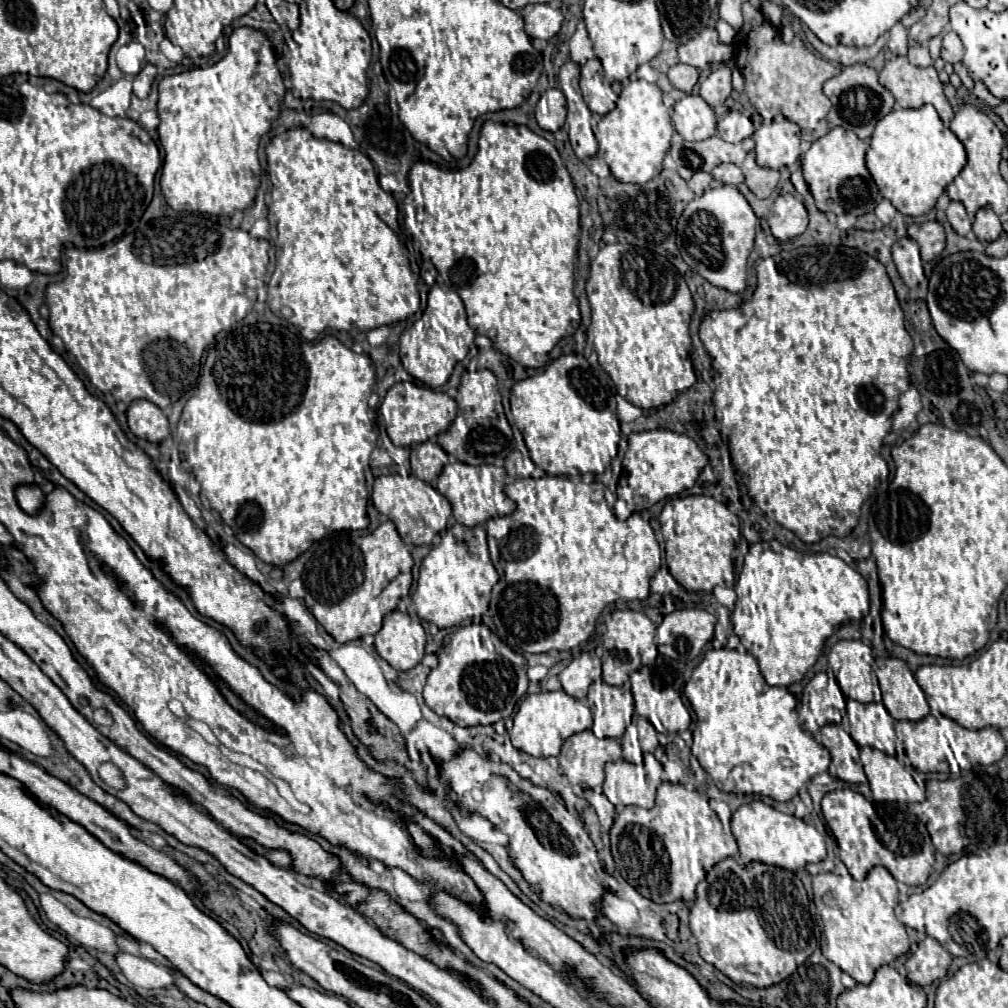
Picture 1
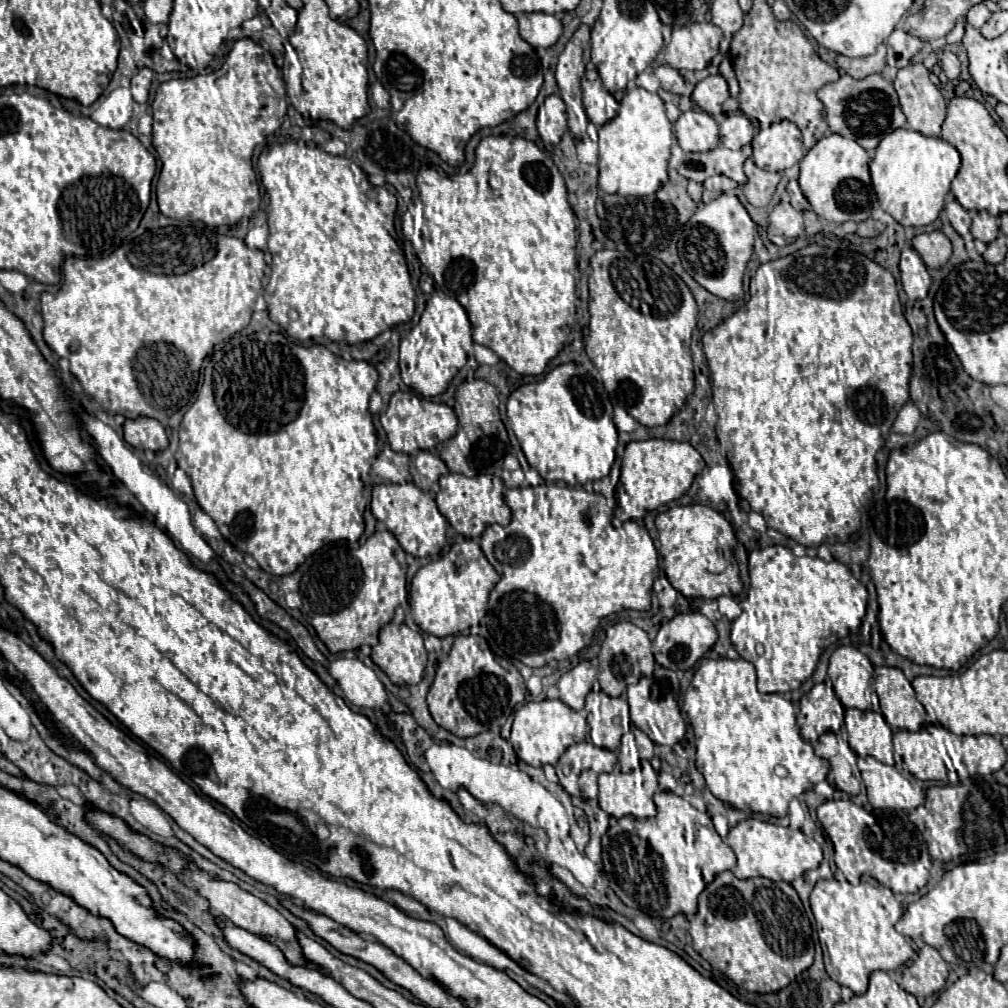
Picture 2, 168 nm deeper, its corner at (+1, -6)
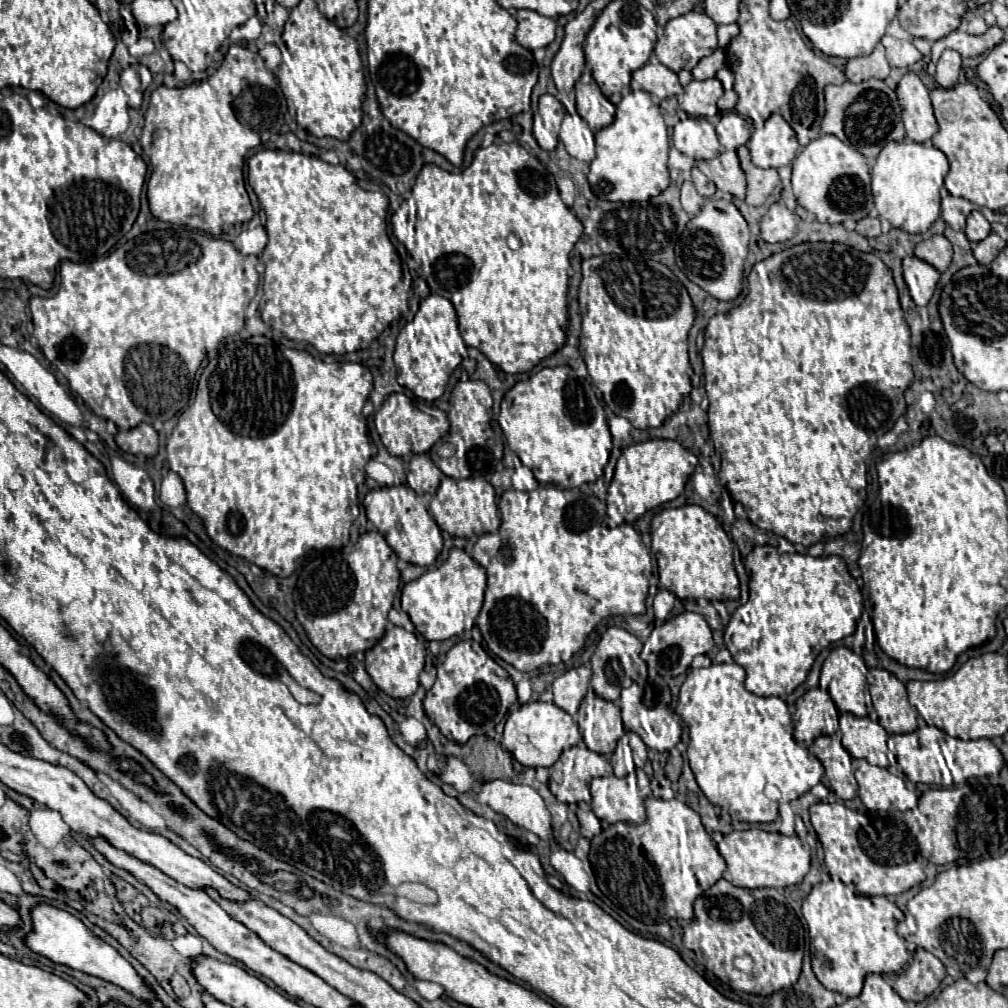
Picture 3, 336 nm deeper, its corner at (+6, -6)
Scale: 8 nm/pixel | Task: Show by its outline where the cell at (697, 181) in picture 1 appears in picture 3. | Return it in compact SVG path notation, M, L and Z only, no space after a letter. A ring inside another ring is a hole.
M683 182L683 186L681 186L681 204L683 204L685 212L691 214L691 216L695 216L699 212L699 208L703 204L703 196L697 194L693 182Z

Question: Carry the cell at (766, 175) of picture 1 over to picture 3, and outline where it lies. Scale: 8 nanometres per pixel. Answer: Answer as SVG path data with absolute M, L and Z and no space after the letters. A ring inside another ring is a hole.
M747 146L737 148L737 154L739 154L739 160L741 160L741 168L743 168L745 176L747 176L747 196L745 196L745 202L749 206L761 206L769 198L769 194L773 192L775 184L779 182L777 170L773 170L773 168L769 168L769 170L757 168L751 162Z

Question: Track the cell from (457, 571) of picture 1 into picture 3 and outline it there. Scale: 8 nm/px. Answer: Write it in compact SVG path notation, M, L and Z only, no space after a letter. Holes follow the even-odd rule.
M451 548L449 560L403 586L401 604L403 610L409 614L415 630L423 638L441 642L475 626L477 614L483 604L485 586L487 586L485 568L473 562L473 558L465 550Z

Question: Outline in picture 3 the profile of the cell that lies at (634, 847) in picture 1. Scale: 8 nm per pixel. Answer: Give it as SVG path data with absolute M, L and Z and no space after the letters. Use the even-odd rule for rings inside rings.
M649 796L645 808L647 820L641 826L617 822L591 840L589 862L595 870L597 886L613 904L643 924L667 922L671 918L691 920L695 898L723 876L727 864L717 846L713 846L699 814L685 802L679 802L677 798L661 800Z

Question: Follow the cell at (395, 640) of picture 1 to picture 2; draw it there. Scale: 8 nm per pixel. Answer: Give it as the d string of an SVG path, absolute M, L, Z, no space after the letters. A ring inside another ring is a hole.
M394 622L380 630L380 642L372 648L374 664L396 686L418 684L426 668L426 656L420 632Z

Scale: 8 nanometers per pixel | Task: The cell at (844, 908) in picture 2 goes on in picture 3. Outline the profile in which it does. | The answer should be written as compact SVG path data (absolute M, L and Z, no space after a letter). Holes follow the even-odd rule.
M821 882L803 900L803 916L811 934L813 970L827 990L859 996L863 978L869 972L897 972L909 960L905 942L895 932L897 922L903 920L903 912L885 896L861 896L853 890L853 884Z

